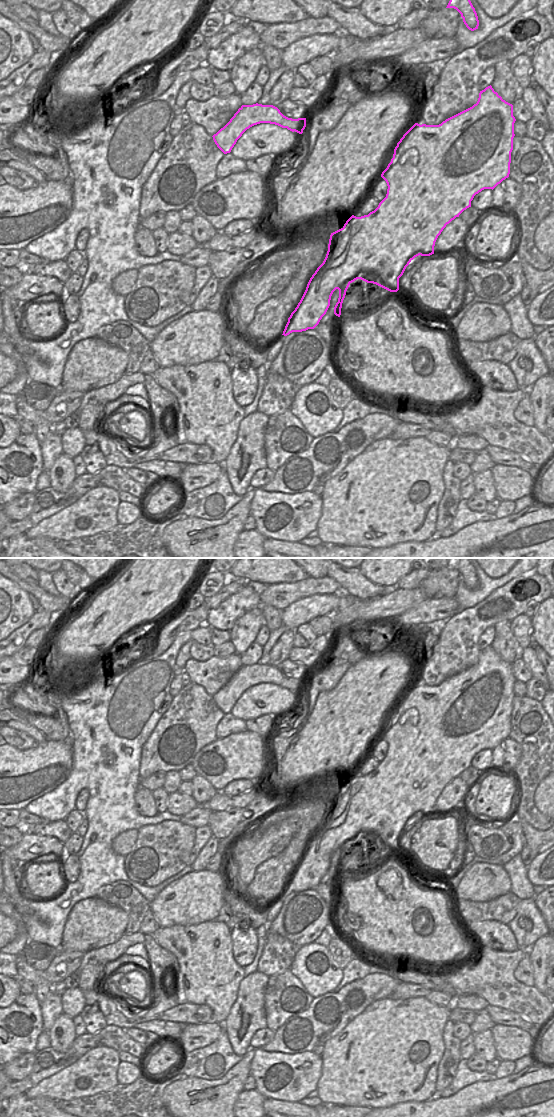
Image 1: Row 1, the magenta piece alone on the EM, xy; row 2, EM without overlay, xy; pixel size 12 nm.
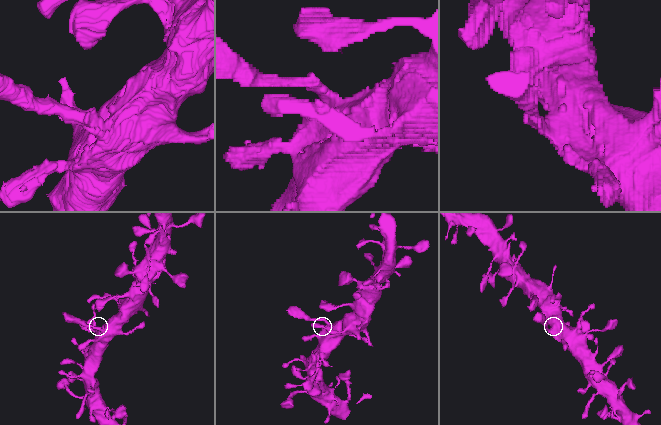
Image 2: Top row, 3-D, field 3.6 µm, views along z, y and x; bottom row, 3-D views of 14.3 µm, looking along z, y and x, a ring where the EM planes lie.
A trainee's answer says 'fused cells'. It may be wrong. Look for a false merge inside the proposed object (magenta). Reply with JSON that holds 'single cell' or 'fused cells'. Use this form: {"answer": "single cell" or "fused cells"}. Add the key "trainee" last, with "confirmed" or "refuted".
{"answer": "single cell", "trainee": "refuted"}

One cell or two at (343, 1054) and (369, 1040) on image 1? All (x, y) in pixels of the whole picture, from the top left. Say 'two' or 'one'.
one

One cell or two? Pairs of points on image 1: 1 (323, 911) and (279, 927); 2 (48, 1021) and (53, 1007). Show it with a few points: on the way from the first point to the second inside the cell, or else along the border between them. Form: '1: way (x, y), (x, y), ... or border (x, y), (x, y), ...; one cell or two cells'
1: way (312, 914), (306, 914), (300, 920), (290, 923); one cell
2: way (48, 1018), (50, 1010); one cell

